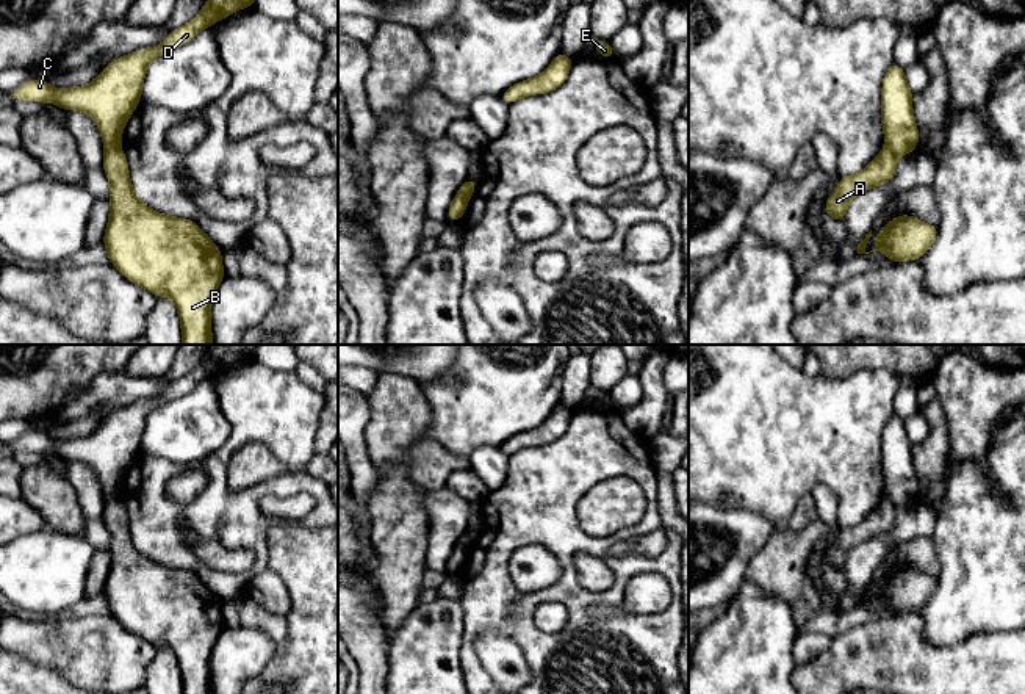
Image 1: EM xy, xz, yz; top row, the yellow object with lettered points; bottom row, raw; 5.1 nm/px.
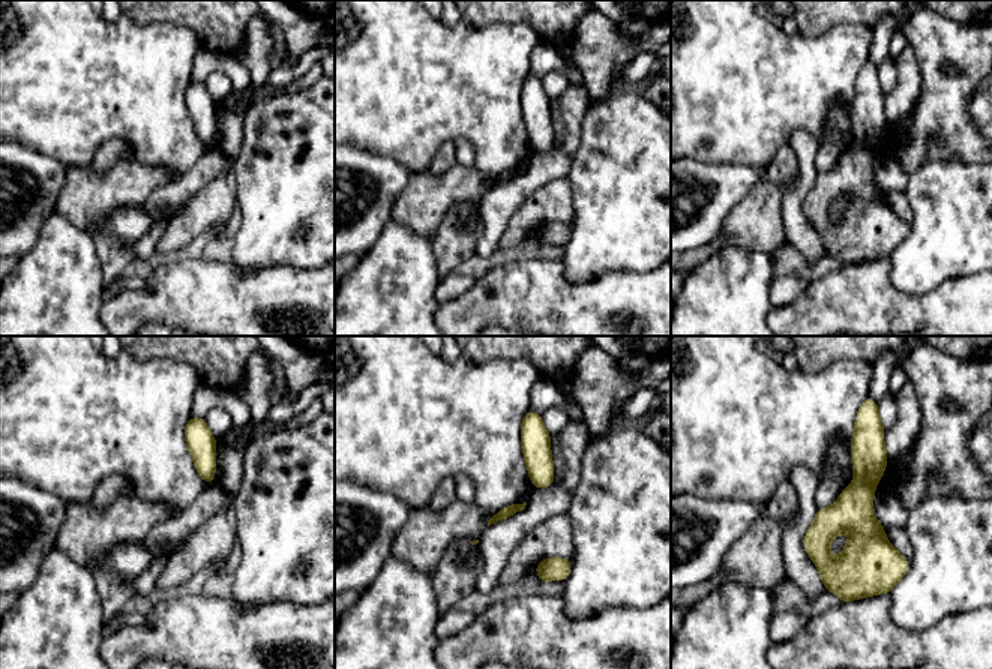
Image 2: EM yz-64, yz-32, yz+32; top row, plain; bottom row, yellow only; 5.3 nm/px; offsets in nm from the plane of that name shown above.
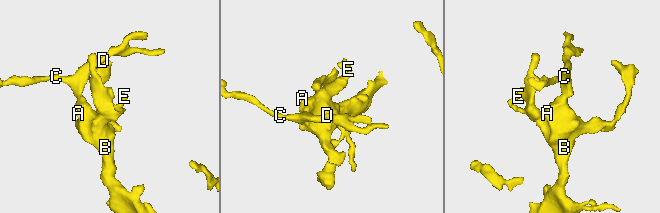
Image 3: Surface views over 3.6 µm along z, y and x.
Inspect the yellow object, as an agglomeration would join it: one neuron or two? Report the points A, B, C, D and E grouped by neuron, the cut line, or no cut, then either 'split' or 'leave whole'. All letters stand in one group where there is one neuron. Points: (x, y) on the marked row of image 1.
A B E / C D | xy (118, 144), (105, 151) | split

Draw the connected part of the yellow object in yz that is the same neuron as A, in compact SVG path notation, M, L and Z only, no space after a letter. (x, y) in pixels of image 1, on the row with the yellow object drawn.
M883 147L879 155L861 172L840 177L836 191L826 199L826 216L845 224L845 213L853 196L889 183L895 174L897 154L890 147Z

